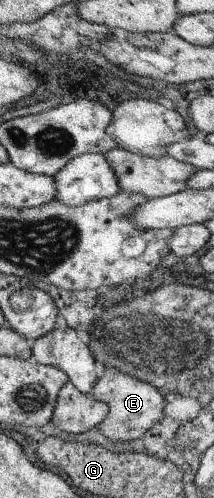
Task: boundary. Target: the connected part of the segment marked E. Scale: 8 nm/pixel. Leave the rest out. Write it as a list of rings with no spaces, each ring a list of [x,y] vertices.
[[[112,367],[106,368],[104,375],[97,379],[92,395],[98,401],[104,401],[108,405],[109,413],[98,428],[106,439],[114,443],[140,439],[154,423],[162,421],[165,417],[164,413],[168,411],[162,405],[162,397],[159,396],[158,389],[146,384],[146,381],[126,375]]]

